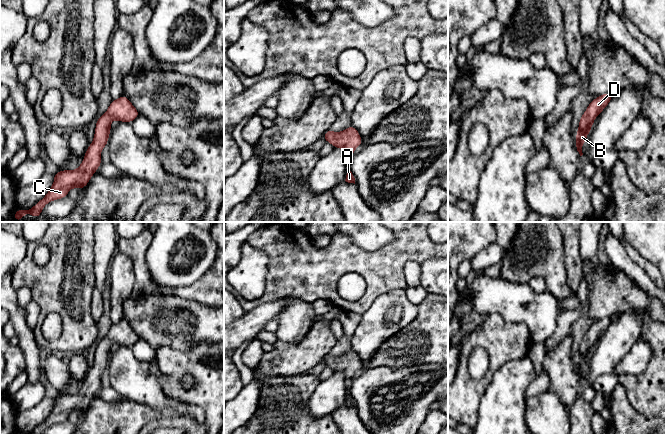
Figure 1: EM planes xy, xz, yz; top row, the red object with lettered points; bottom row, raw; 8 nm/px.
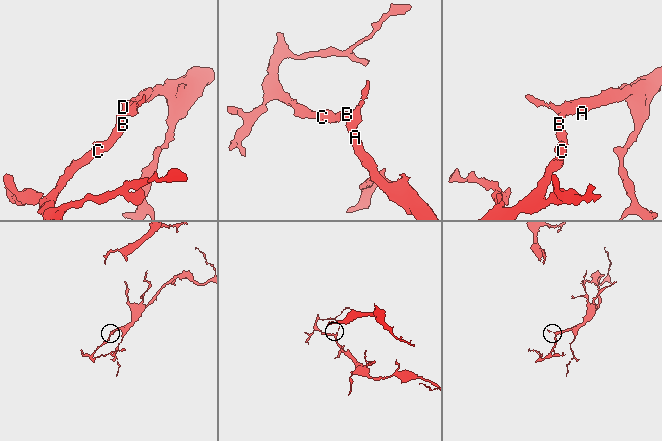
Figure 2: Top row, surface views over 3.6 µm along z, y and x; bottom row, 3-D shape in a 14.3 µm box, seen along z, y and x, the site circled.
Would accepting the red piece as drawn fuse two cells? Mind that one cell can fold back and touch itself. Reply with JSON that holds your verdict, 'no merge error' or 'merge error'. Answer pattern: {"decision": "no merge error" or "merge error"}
{"decision": "no merge error"}

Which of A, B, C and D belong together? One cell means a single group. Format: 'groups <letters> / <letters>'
groups A B C D

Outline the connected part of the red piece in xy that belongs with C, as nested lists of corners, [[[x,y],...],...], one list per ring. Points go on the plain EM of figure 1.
[[[125,319],[113,324],[106,337],[97,343],[93,366],[88,370],[80,390],[75,394],[59,394],[55,397],[48,417],[33,432],[27,434],[42,434],[49,426],[67,421],[71,412],[83,413],[102,388],[101,375],[108,368],[111,346],[118,344],[131,347],[139,339]]]

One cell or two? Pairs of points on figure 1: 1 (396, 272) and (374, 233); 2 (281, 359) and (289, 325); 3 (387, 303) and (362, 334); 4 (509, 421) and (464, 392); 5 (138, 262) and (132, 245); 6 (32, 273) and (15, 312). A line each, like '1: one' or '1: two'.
1: two
2: two
3: one
4: two
5: one
6: two

